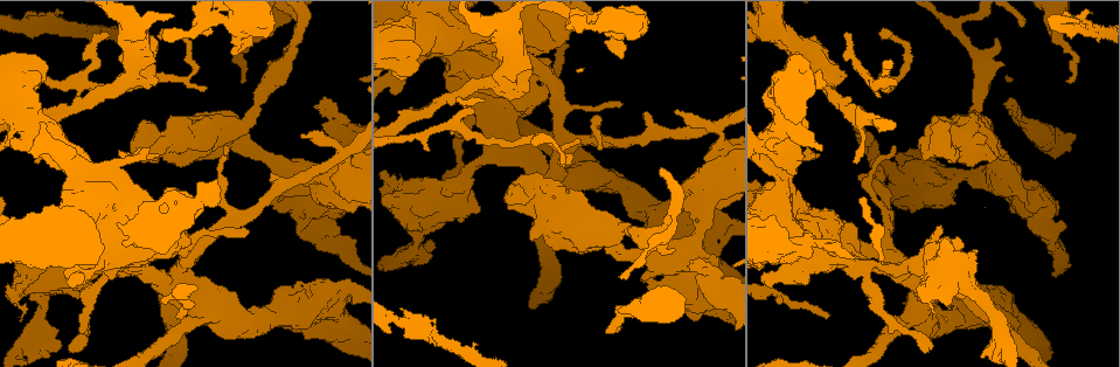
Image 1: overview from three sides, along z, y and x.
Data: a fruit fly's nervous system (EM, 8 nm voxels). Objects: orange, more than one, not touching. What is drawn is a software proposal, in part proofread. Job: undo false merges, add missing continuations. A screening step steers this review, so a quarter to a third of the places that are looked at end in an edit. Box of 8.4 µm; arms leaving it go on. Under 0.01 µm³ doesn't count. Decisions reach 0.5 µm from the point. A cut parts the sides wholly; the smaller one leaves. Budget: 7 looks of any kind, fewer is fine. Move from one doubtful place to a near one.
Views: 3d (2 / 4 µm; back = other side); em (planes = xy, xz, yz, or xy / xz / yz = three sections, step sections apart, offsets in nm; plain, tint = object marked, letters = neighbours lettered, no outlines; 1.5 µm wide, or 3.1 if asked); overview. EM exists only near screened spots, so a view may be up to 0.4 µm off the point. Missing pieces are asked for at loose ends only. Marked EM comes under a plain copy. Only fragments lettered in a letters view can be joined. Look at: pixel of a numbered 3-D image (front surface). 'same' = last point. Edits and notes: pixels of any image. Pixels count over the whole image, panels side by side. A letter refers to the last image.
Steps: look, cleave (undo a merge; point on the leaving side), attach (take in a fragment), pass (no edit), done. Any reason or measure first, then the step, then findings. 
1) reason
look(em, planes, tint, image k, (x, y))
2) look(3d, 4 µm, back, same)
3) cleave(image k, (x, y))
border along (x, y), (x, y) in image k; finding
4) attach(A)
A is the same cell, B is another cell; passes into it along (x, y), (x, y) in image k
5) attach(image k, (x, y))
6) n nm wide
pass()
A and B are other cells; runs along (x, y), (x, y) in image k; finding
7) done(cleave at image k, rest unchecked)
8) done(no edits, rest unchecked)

long arm stops here
look(em, planes, letters, image 1, (697, 262))

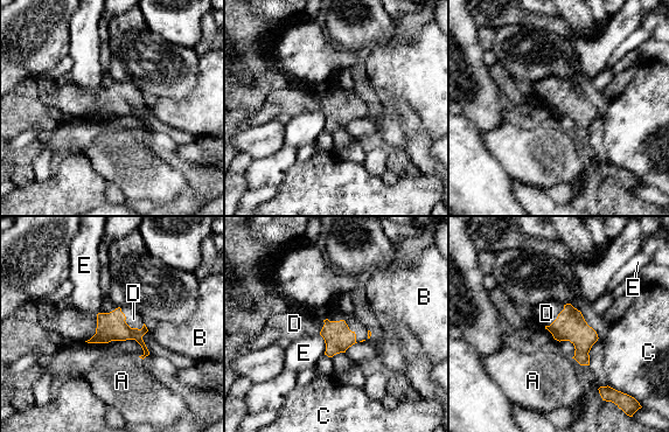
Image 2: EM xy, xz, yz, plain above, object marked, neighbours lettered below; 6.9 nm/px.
attach(D)
D is the same cell, A, B, C and E are other cells; passes into it along (338, 336), (347, 325), (311, 325) in image 2; the cell continues

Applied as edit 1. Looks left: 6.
thick turns thin
look(3d, 4 µm, back, image 1, (339, 292))

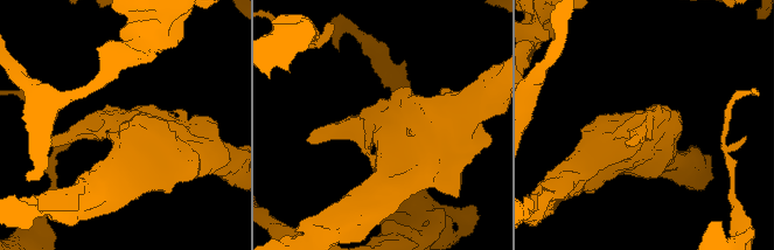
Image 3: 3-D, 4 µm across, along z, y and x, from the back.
now the EM
look(em, xz, step 8, letters, image 3, (648, 122))

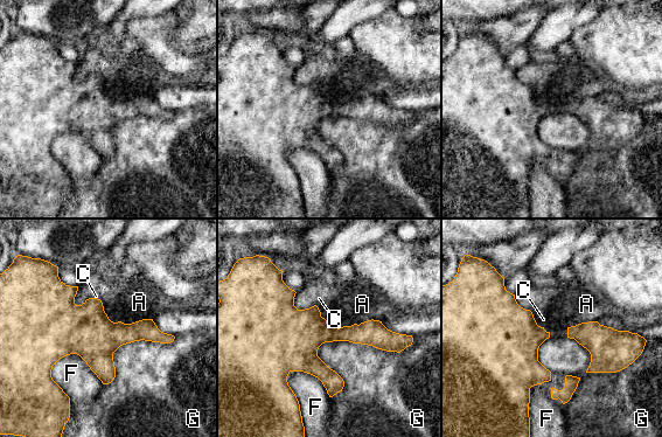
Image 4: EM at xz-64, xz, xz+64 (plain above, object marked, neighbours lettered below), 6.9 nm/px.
pass()
A, C, F and G are other cells; runs along (272, 330), (375, 333), (409, 341) in image 4; continuous, no second cell

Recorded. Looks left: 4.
done(attach at image 2, rest unchecked)

